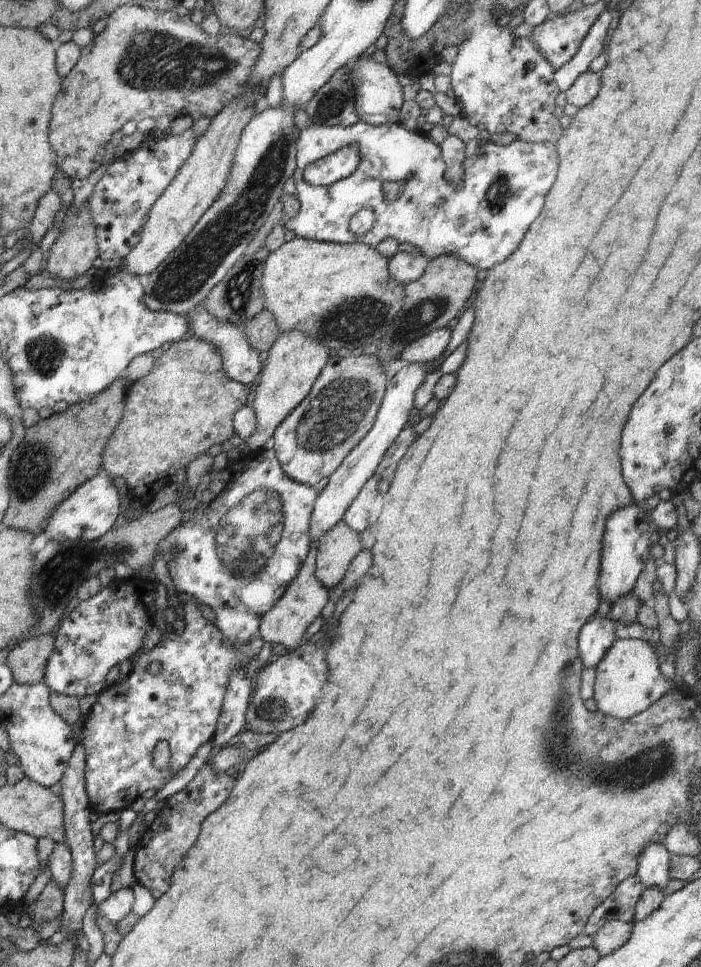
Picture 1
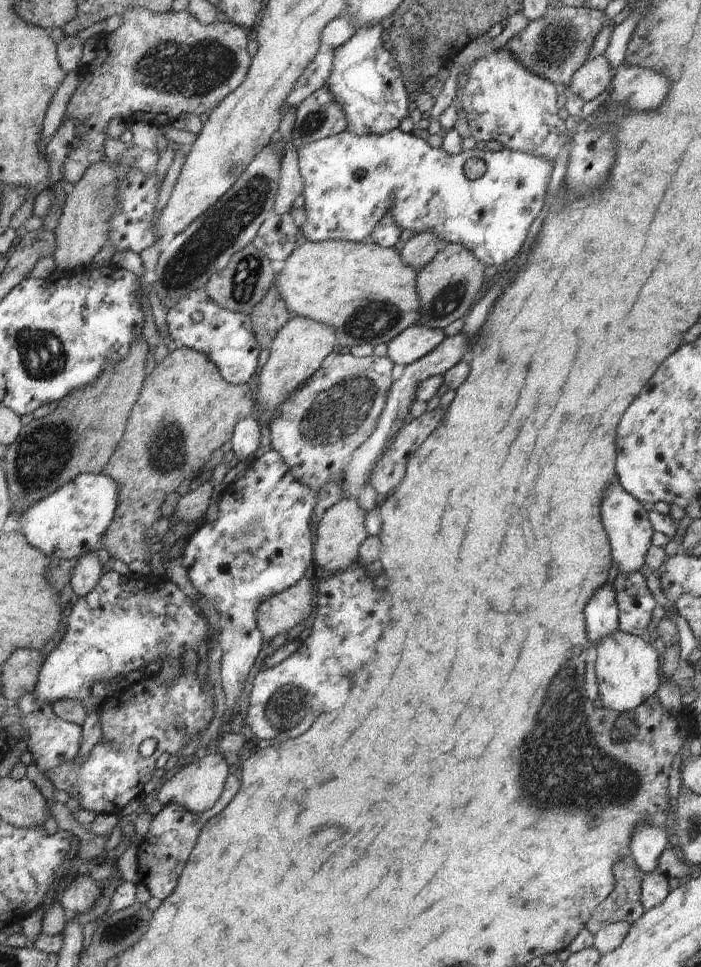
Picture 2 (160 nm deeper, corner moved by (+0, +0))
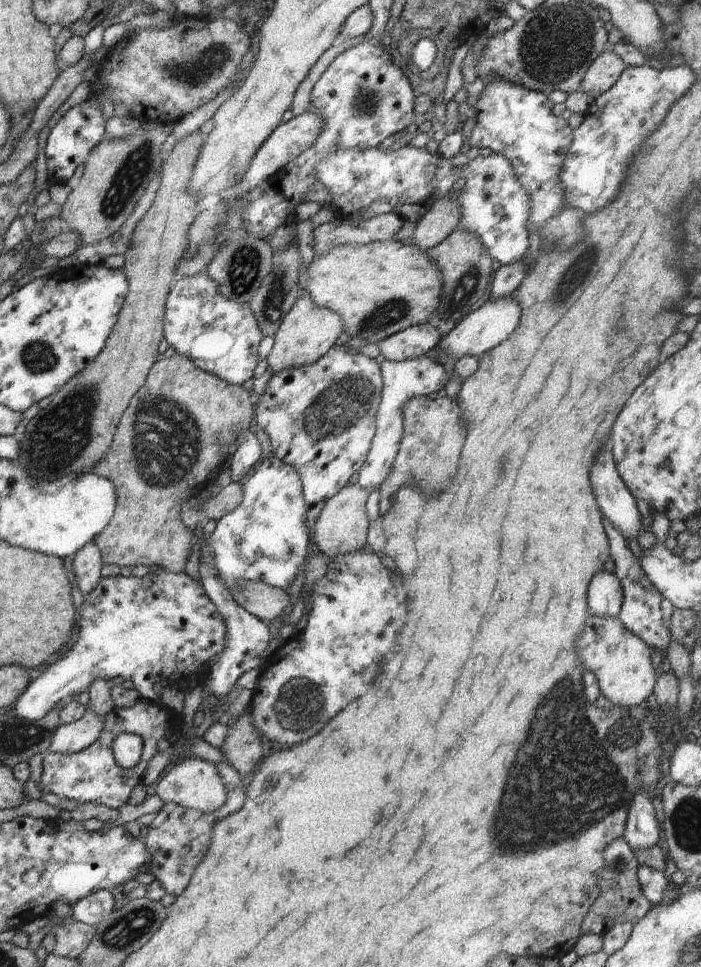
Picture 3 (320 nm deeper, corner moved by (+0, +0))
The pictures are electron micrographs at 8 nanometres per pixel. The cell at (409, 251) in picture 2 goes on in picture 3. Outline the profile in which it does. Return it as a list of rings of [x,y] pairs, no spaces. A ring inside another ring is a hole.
[[[458,178],[450,196],[440,198],[432,208],[422,216],[412,234],[412,246],[426,253],[436,244],[443,242],[460,224],[460,202],[458,192],[464,188],[469,178]]]

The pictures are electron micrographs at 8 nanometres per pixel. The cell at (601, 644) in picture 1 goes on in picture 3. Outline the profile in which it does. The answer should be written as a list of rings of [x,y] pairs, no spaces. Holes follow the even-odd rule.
[[[606,569],[594,574],[588,586],[590,616],[616,618],[623,604],[623,589],[620,580]]]

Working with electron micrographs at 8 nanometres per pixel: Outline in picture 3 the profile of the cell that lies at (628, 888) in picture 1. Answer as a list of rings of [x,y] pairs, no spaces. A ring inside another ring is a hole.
[[[622,837],[616,842],[611,842],[604,848],[602,854],[604,854],[604,868],[600,872],[600,882],[598,882],[602,892],[584,917],[582,934],[604,934],[609,928],[621,922],[638,924],[653,908],[652,904],[644,898],[637,875],[639,863],[636,855],[634,856],[635,852],[626,844],[626,839]]]

